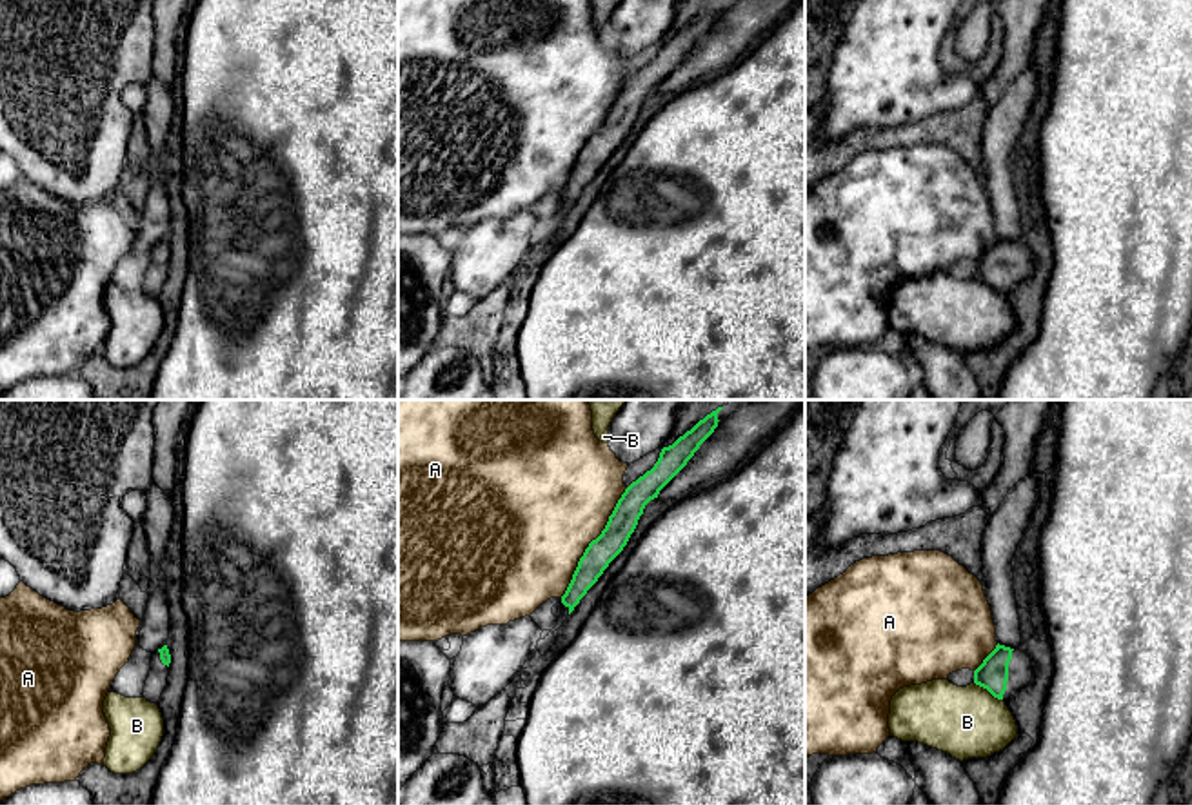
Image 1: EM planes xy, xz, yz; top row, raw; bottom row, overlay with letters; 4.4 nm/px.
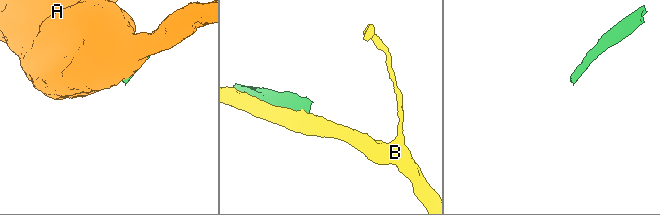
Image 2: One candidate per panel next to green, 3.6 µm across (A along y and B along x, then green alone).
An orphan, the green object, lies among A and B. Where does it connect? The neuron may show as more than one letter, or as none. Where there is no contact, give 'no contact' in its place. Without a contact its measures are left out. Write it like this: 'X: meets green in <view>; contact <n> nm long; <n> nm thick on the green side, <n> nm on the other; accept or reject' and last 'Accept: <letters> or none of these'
A: meets green in xz; contact 550 nm long; 120 nm thick on the green side, 500 nm on the other; reject
B: meets green in yz; contact 150 nm long; 140 nm thick on the green side, 320 nm on the other; reject
Accept: none of these

